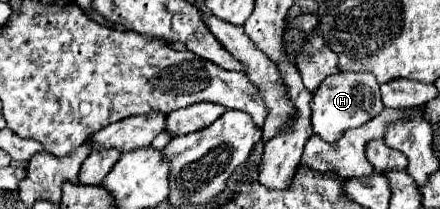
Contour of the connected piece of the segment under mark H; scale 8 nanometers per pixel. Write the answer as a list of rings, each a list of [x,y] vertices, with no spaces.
[[[338,72],[334,76],[328,76],[316,90],[310,102],[312,114],[312,128],[314,134],[318,134],[324,142],[334,142],[342,138],[342,134],[350,128],[358,128],[378,116],[378,112],[384,110],[382,98],[380,98],[380,86],[372,74],[366,72]]]

